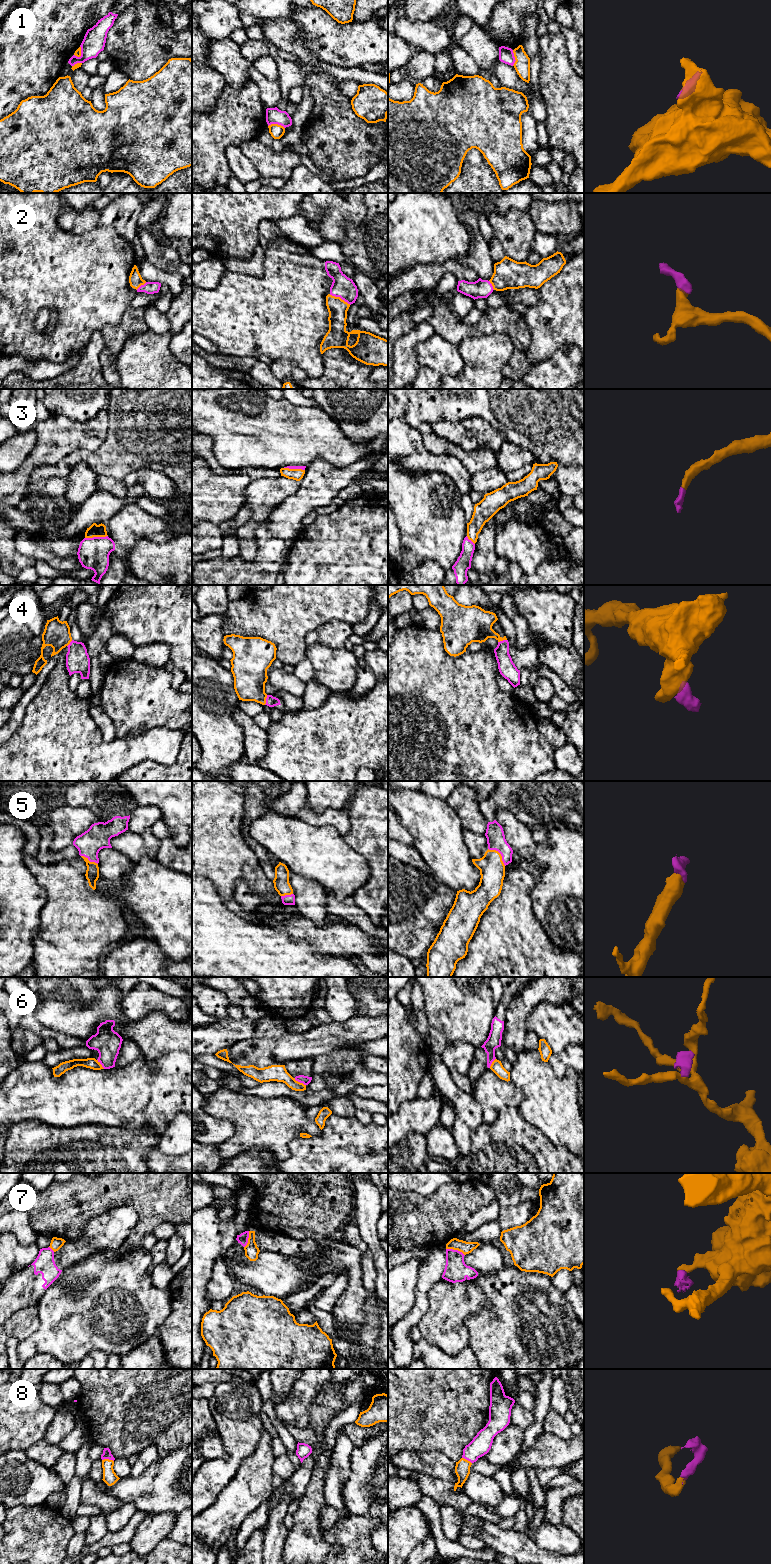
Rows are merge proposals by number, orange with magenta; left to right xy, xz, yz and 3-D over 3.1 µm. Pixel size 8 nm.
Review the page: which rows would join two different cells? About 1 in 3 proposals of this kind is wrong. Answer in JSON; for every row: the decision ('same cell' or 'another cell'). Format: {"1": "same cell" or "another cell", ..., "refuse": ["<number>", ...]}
{"1": "another cell", "2": "same cell", "3": "same cell", "4": "same cell", "5": "same cell", "6": "another cell", "7": "another cell", "8": "same cell", "refuse": ["1", "6", "7"]}

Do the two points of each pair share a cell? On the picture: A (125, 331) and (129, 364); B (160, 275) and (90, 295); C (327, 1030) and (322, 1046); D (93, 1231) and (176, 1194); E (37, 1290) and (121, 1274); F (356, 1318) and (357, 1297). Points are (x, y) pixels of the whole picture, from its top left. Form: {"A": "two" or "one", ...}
{"A": "two", "B": "two", "C": "two", "D": "two", "E": "two", "F": "one"}

